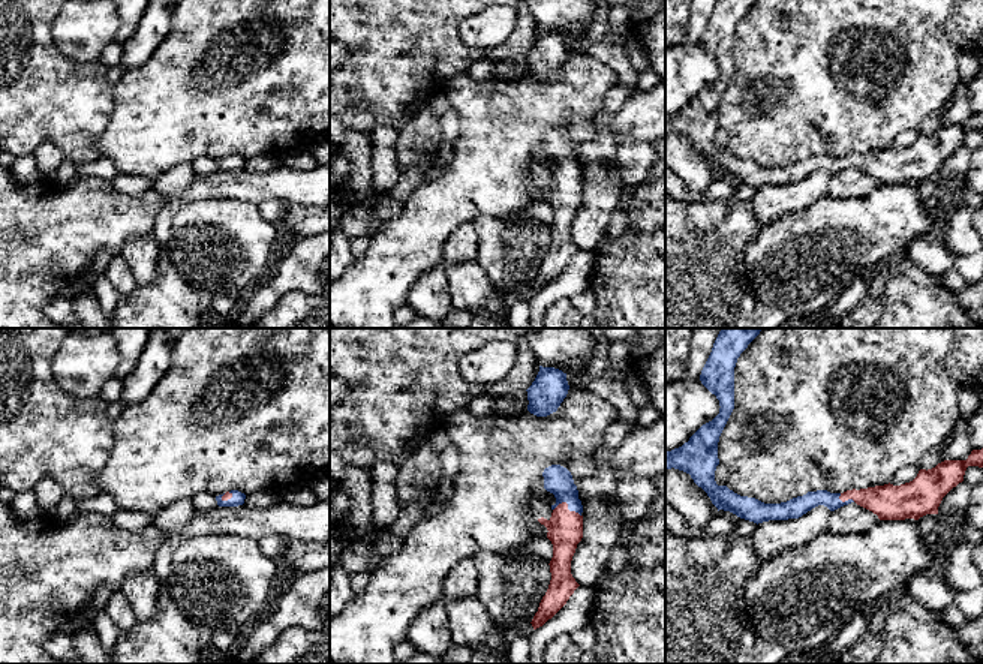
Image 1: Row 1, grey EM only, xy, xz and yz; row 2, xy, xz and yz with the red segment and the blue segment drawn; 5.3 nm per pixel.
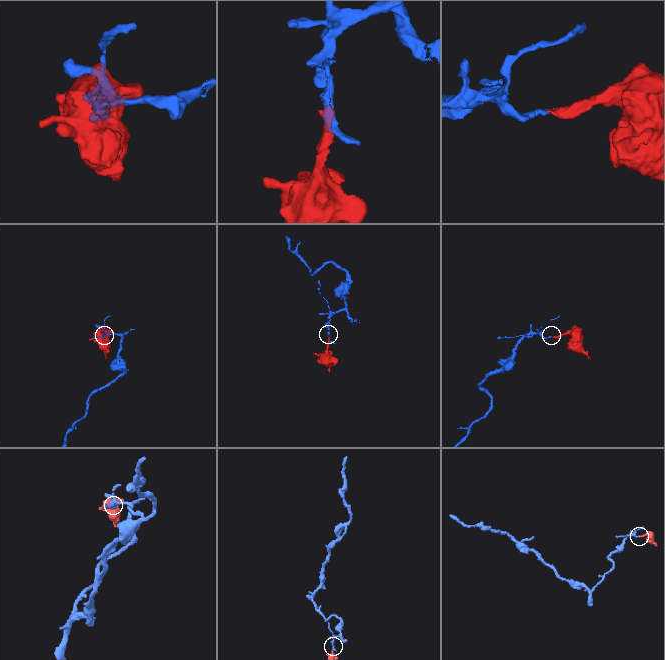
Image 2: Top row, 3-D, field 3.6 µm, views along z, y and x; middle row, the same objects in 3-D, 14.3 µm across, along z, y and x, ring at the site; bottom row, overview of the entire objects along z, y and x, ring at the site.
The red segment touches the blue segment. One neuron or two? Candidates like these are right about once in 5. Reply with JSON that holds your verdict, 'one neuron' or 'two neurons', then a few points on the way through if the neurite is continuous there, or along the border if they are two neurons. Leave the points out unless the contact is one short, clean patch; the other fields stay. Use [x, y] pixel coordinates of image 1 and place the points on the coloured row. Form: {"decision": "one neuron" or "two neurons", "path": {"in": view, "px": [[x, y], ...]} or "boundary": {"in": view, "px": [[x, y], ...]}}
{"decision": "one neuron", "path": {"in": "xz", "px": [[565, 528], [567, 505], [567, 493], [558, 480]]}}

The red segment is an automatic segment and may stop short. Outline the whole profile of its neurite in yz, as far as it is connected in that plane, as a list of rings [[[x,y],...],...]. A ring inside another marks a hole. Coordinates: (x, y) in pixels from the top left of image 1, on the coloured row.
[[[722,328],[719,331],[713,343],[712,352],[700,375],[701,384],[719,400],[719,414],[712,421],[703,424],[682,447],[665,451],[665,471],[674,468],[689,474],[694,483],[707,493],[718,511],[730,511],[740,519],[758,525],[769,520],[799,519],[818,505],[824,505],[830,511],[835,511],[844,505],[856,502],[857,505],[877,514],[880,520],[919,520],[926,514],[938,514],[938,507],[943,498],[953,487],[964,481],[964,475],[968,466],[983,468],[983,448],[973,450],[967,460],[944,460],[932,469],[920,469],[913,481],[901,486],[893,486],[889,483],[884,486],[875,486],[860,490],[853,489],[844,493],[817,490],[808,492],[803,496],[797,496],[781,504],[764,504],[755,498],[740,496],[730,490],[727,486],[718,486],[715,481],[715,471],[719,465],[718,442],[734,409],[734,367],[740,354],[760,334],[761,330],[764,328]]]

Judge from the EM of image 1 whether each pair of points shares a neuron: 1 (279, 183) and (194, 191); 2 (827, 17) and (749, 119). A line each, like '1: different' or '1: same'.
1: same
2: same

